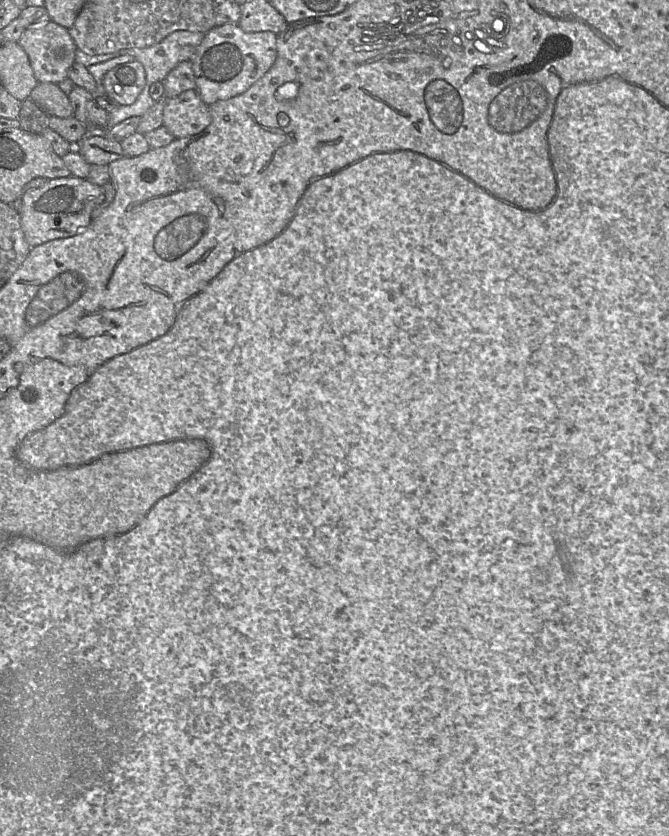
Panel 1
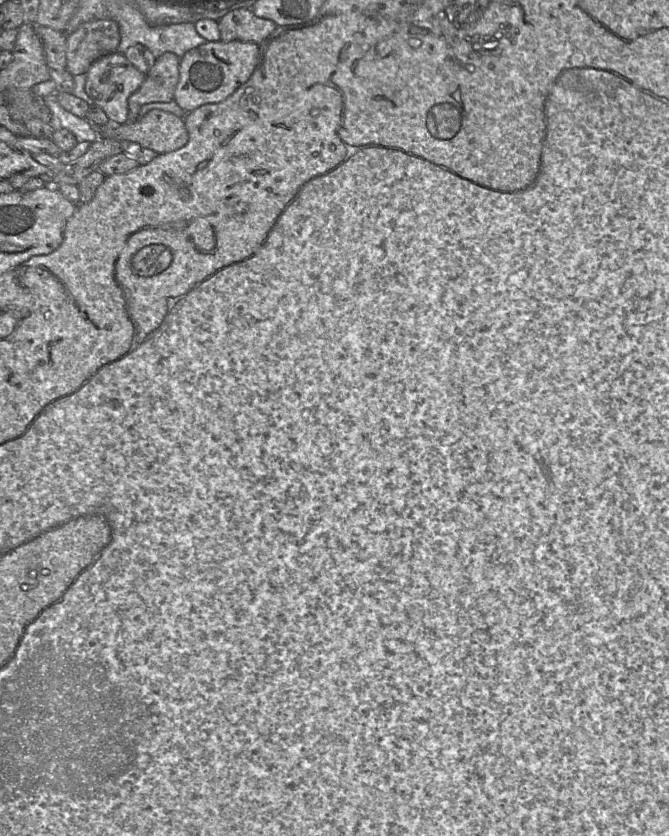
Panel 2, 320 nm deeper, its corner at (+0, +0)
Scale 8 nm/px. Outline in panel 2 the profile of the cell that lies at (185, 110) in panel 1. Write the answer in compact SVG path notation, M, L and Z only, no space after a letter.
M153 109L135 121L108 123L95 128L98 128L100 138L136 142L157 154L178 150L189 139L184 118L159 109Z

